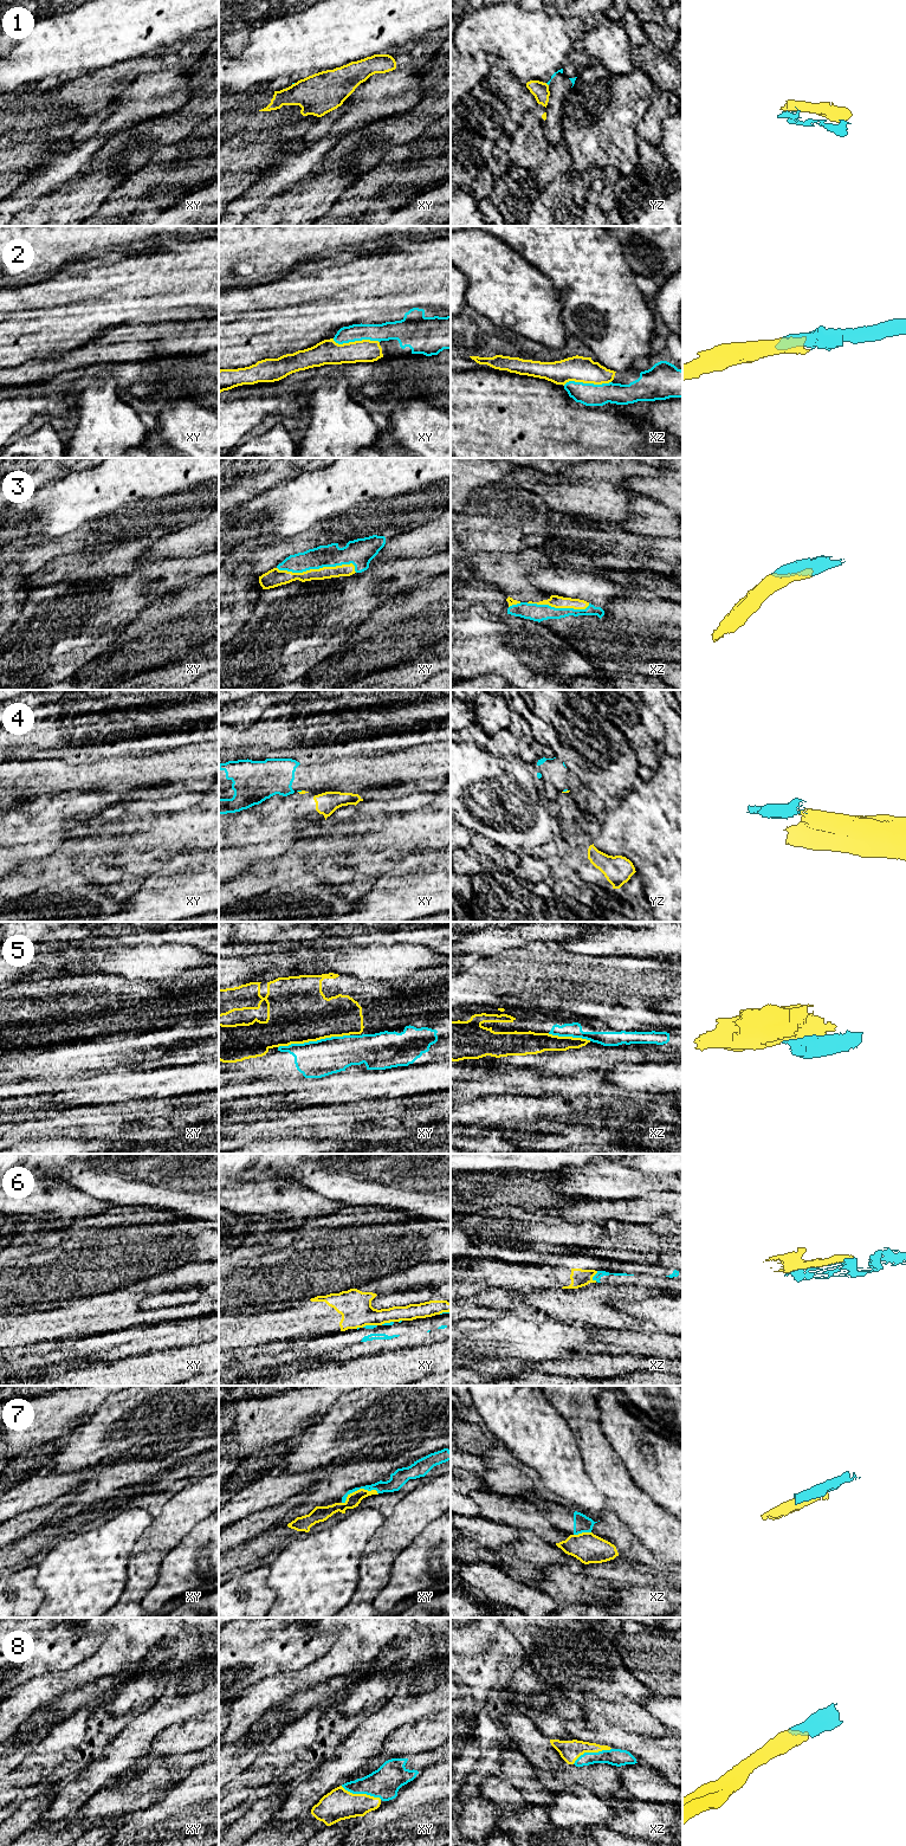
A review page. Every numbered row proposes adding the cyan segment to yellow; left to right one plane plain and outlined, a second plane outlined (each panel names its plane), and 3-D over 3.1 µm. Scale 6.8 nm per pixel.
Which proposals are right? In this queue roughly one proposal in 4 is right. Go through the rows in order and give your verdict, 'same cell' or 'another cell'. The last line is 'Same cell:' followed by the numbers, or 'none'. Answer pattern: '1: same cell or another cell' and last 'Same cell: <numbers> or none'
1: another cell
2: same cell
3: same cell
4: another cell
5: another cell
6: another cell
7: another cell
8: same cell
Same cell: 2, 3, 8

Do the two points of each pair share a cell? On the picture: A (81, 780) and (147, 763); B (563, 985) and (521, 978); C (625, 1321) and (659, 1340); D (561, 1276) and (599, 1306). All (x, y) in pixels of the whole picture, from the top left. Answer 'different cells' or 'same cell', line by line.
A: same cell
B: same cell
C: different cells
D: different cells

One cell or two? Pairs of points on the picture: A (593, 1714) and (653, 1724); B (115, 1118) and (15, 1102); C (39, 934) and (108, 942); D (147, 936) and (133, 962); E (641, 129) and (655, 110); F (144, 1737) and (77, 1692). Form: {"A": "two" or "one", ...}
{"A": "one", "B": "two", "C": "one", "D": "two", "E": "one", "F": "two"}

